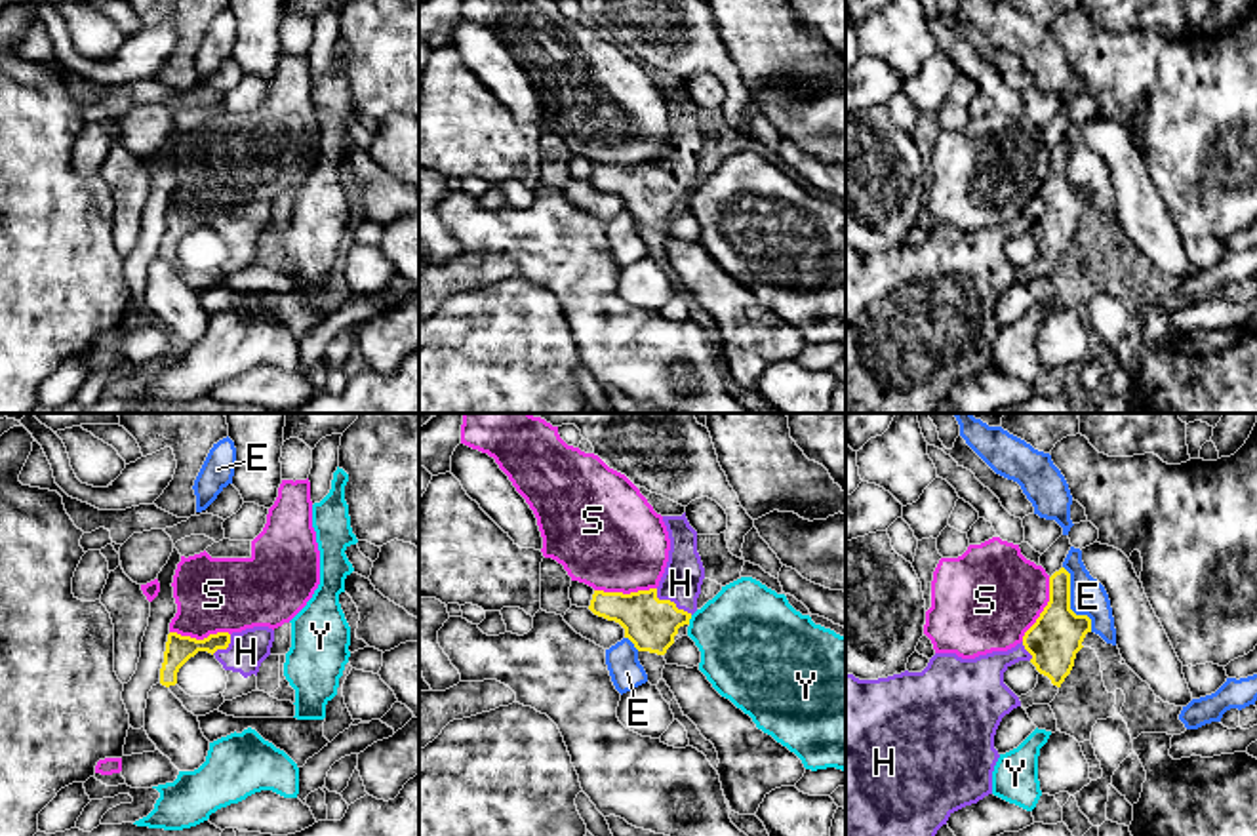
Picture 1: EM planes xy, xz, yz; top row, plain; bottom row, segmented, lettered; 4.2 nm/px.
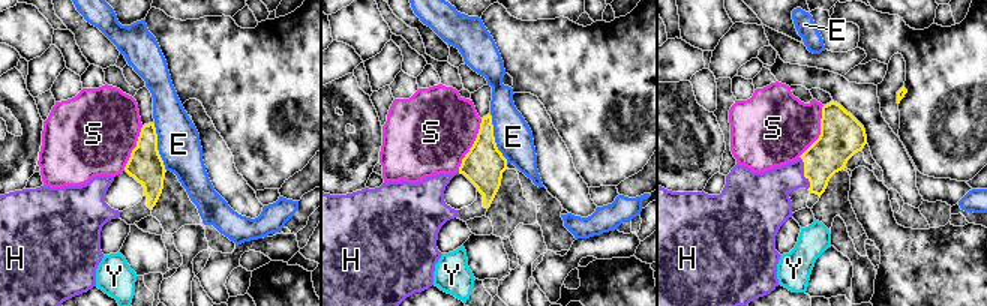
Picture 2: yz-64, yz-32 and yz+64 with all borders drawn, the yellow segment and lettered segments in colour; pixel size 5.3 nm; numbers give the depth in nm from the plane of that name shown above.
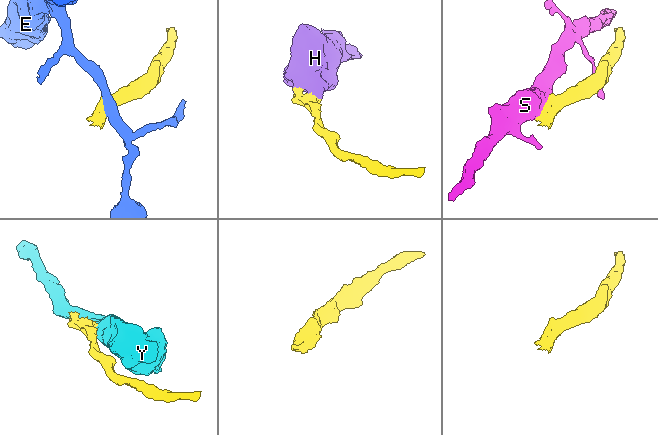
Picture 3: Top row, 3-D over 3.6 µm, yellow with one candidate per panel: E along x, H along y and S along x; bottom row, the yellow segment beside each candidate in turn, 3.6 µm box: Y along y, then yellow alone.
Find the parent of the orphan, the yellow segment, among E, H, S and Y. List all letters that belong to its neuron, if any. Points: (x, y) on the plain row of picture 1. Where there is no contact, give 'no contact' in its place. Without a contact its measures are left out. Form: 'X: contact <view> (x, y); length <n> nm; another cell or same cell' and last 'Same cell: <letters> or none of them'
E: contact yz (1069, 176); length 300 nm; another cell
H: contact xz (669, 174); length 190 nm; same cell
S: contact yz (1044, 183); length 300 nm; another cell
Y: contact xz (690, 191); length 40 nm; another cell
Same cell: H

